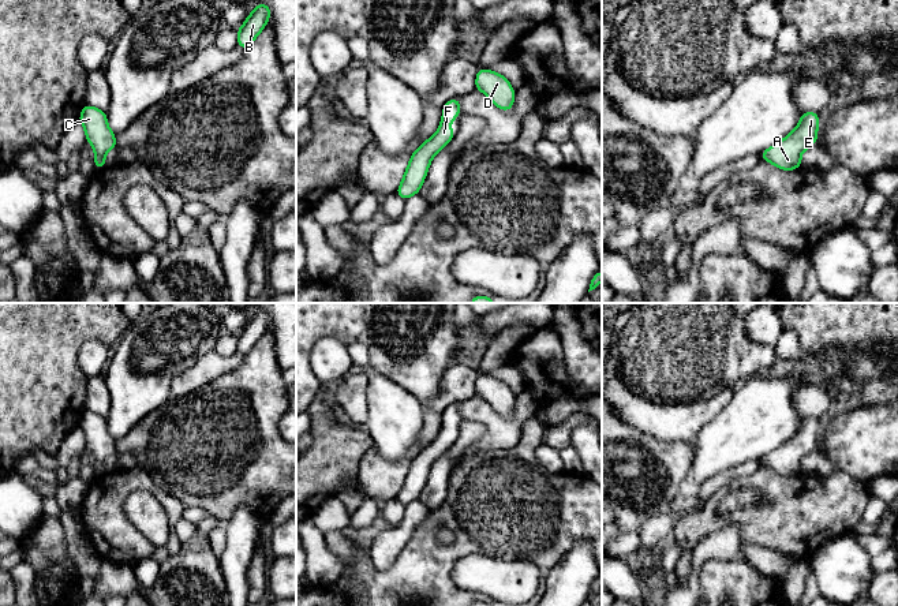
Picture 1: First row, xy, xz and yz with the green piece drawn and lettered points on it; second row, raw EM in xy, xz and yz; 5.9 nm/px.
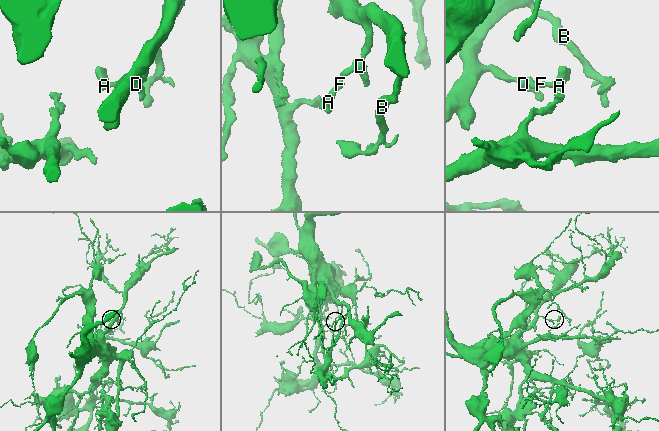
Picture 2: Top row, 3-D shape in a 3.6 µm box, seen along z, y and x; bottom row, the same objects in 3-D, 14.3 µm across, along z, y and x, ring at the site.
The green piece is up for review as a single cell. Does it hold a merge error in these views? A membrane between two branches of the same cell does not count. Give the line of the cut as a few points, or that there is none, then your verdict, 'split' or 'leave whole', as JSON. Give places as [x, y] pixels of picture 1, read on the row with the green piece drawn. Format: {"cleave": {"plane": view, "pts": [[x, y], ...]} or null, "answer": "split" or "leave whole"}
{"cleave": null, "answer": "leave whole"}

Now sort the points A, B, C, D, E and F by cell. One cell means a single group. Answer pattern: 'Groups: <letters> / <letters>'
Groups: A B C D E F

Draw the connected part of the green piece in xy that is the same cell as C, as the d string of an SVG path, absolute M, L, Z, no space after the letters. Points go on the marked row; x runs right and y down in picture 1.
M85 104L78 120L85 128L86 141L94 147L96 171L105 168L105 154L117 147L116 135L108 126L105 111Z

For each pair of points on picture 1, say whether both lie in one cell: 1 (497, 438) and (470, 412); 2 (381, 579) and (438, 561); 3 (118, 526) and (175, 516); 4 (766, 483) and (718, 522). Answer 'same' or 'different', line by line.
1: same
2: same
3: same
4: same

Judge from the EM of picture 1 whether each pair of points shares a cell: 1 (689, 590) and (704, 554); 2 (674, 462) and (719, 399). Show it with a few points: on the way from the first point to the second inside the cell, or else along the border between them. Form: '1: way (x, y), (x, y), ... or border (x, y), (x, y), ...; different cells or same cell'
1: way (691, 582), (698, 563); same cell
2: border (658, 438), (692, 441); different cells

